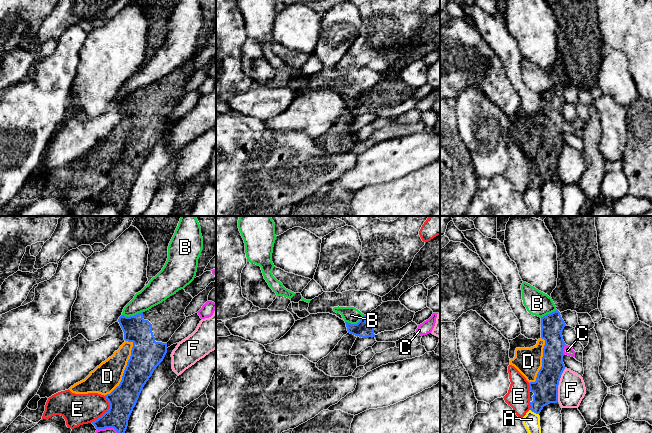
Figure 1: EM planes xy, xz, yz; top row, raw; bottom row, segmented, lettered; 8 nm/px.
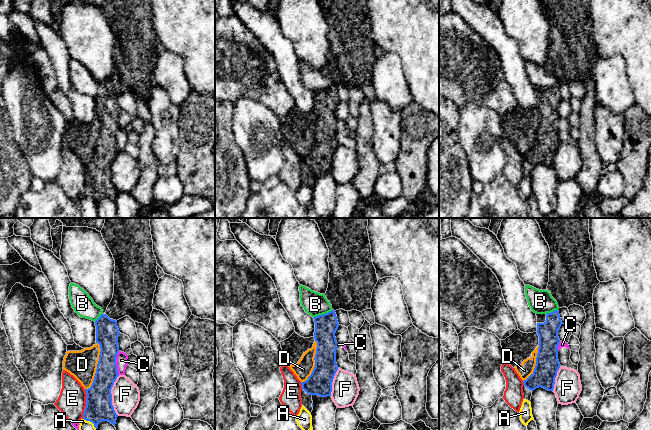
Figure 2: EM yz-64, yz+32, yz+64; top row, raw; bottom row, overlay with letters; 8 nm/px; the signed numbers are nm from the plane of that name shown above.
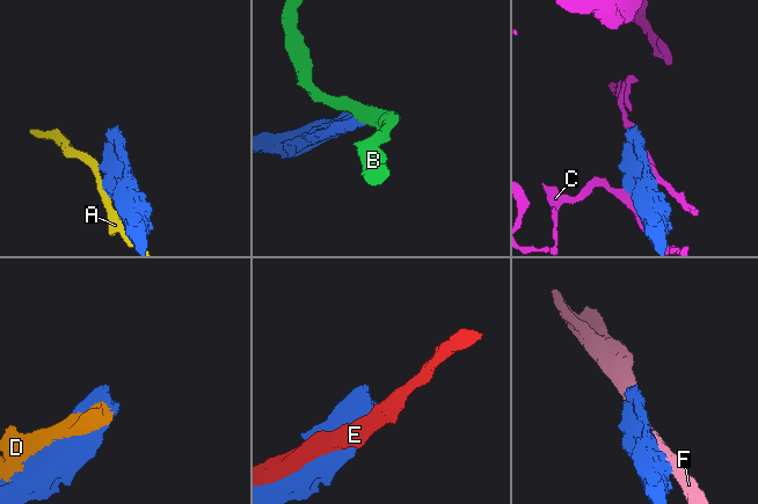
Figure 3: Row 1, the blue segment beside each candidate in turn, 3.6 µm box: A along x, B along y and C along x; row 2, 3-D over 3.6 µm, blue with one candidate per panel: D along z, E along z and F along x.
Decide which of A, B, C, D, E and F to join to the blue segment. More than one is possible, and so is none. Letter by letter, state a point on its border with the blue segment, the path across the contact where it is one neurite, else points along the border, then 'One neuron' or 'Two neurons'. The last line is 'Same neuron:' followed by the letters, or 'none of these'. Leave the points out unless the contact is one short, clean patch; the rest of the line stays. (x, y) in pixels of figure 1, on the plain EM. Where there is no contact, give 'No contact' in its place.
A: Touches blue at yz (534, 188). Two neurons
B: Touches blue at xy (132, 92). Boundary: xy (142, 87), (129, 92), (122, 91). Two neurons
C: Touches blue at yz (563, 124). Two neurons
D: Touches blue at xy (124, 146). Two neurons
E: Touches blue at xy (105, 188). Two neurons
F: Touches blue at yz (558, 160). Two neurons
Same neuron: none of these

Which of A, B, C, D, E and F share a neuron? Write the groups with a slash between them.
A / B / C / D / E / F

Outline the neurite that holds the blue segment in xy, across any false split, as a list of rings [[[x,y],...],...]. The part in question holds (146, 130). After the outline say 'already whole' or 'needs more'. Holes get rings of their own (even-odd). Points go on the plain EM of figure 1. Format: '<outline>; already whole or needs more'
[[[181,65],[145,88],[130,93],[119,93],[118,98],[124,108],[124,116],[132,118],[133,123],[120,160],[110,170],[105,171],[110,180],[109,186],[91,198],[97,206],[114,204],[120,212],[125,209],[139,171],[156,143],[163,137],[167,129],[167,118],[186,95],[184,88],[192,75],[189,69]]]; needs more

